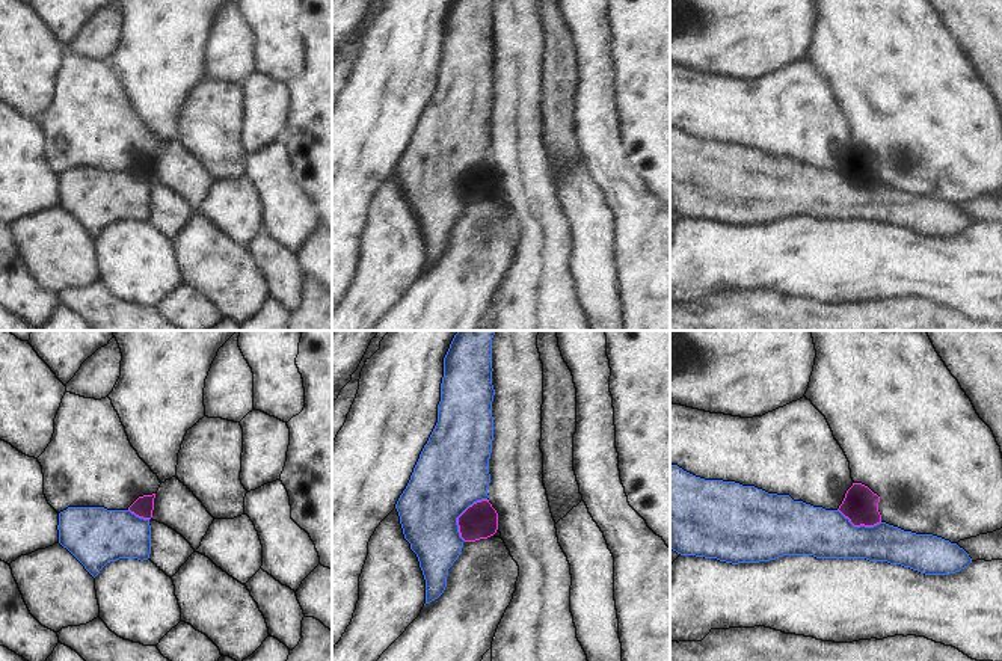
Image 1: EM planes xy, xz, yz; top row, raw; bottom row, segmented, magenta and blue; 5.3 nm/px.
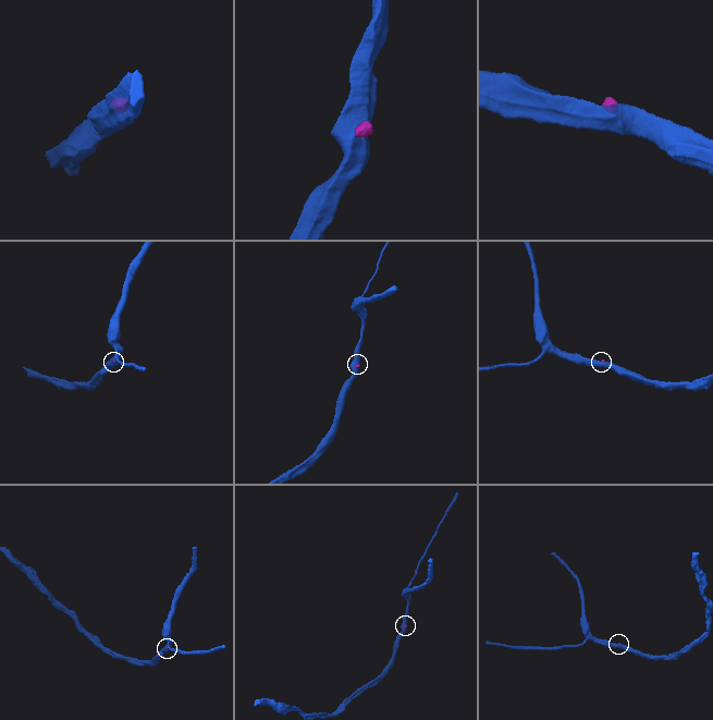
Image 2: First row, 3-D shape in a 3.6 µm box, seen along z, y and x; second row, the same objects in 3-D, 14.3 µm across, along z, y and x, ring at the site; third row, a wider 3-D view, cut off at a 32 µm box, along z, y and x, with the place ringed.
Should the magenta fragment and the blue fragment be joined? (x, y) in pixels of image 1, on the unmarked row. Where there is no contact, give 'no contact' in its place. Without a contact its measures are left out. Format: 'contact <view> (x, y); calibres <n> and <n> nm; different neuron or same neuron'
contact xz (461, 177); calibres 190 and 380 nm; same neuron

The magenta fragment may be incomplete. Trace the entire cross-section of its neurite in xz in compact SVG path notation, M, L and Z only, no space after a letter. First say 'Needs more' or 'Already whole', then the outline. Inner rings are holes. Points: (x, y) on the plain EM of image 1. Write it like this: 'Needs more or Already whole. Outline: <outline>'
Needs more. Outline: M453 0L444 20L438 85L420 116L406 151L395 166L404 201L416 216L426 241L426 266L444 255L448 231L459 220L463 205L487 201L498 192L498 175L487 161L490 145L489 121L493 103L492 63L495 51L492 33L492 0Z

